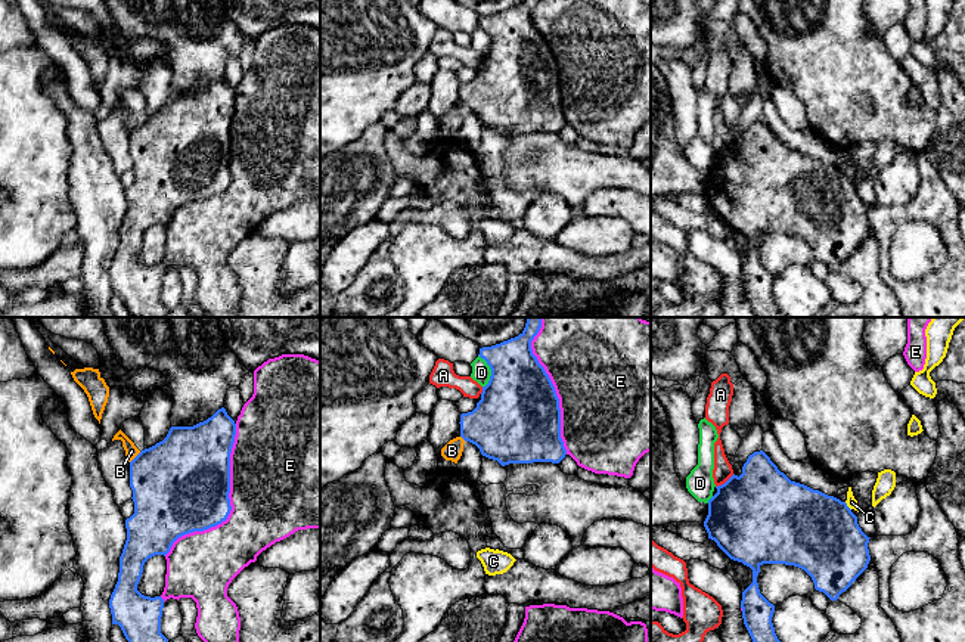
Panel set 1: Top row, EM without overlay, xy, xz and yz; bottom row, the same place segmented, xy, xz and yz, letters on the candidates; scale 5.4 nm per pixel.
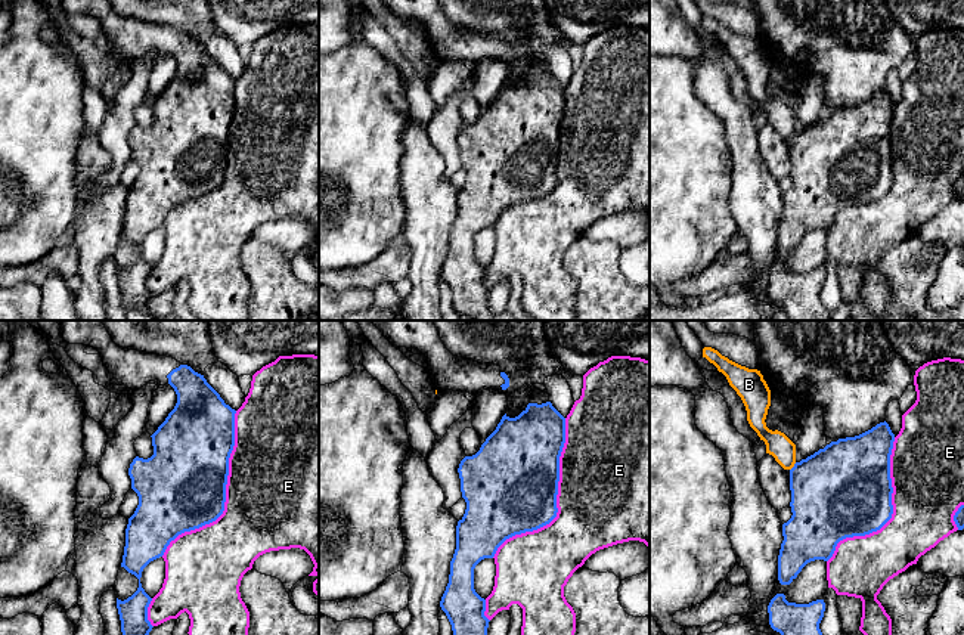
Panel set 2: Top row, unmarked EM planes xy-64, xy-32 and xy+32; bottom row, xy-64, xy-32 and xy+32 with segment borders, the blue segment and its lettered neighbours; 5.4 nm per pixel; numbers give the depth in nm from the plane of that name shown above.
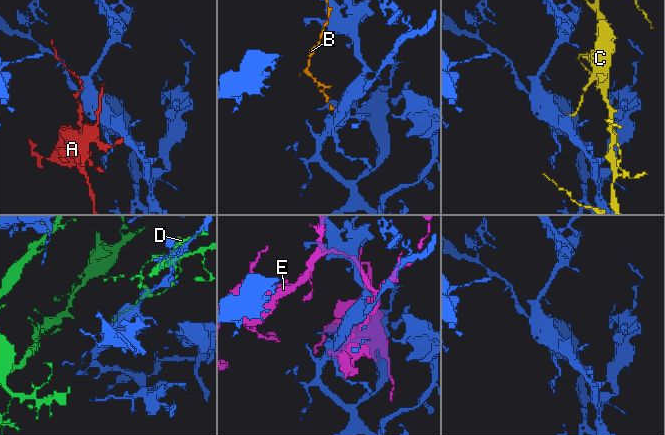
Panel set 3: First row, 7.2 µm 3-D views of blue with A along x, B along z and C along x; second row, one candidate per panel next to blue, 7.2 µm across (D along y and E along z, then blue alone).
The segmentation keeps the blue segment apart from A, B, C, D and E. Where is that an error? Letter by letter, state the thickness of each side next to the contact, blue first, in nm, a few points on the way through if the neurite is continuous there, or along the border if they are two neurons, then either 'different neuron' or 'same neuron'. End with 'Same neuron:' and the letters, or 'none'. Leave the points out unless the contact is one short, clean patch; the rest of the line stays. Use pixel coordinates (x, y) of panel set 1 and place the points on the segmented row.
A: 480 nm thick on the blue side, 100 nm on the other; different neuron
B: 460 nm thick on the blue side, 70 nm on the other; border along xy (140, 452), (130, 462); different neuron
C: 420 nm thick on the blue side, 60 nm on the other; different neuron
D: 420 nm thick on the blue side, 110 nm on the other; different neuron
E: 460 nm thick on the blue side, 480 nm on the other; different neuron
Same neuron: none

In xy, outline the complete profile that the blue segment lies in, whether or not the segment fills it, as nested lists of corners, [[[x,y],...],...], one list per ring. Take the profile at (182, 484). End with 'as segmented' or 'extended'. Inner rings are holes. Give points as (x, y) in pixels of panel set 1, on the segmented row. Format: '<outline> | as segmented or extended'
[[[218,409],[211,418],[193,427],[171,427],[167,437],[155,446],[142,450],[130,462],[130,487],[133,490],[134,514],[125,520],[127,540],[120,556],[118,581],[109,599],[112,624],[118,624],[128,642],[168,642],[161,633],[164,599],[145,596],[137,590],[145,562],[155,555],[167,555],[173,543],[189,533],[204,531],[227,520],[230,506],[230,453],[235,443],[236,424],[226,409]]] | as segmented

